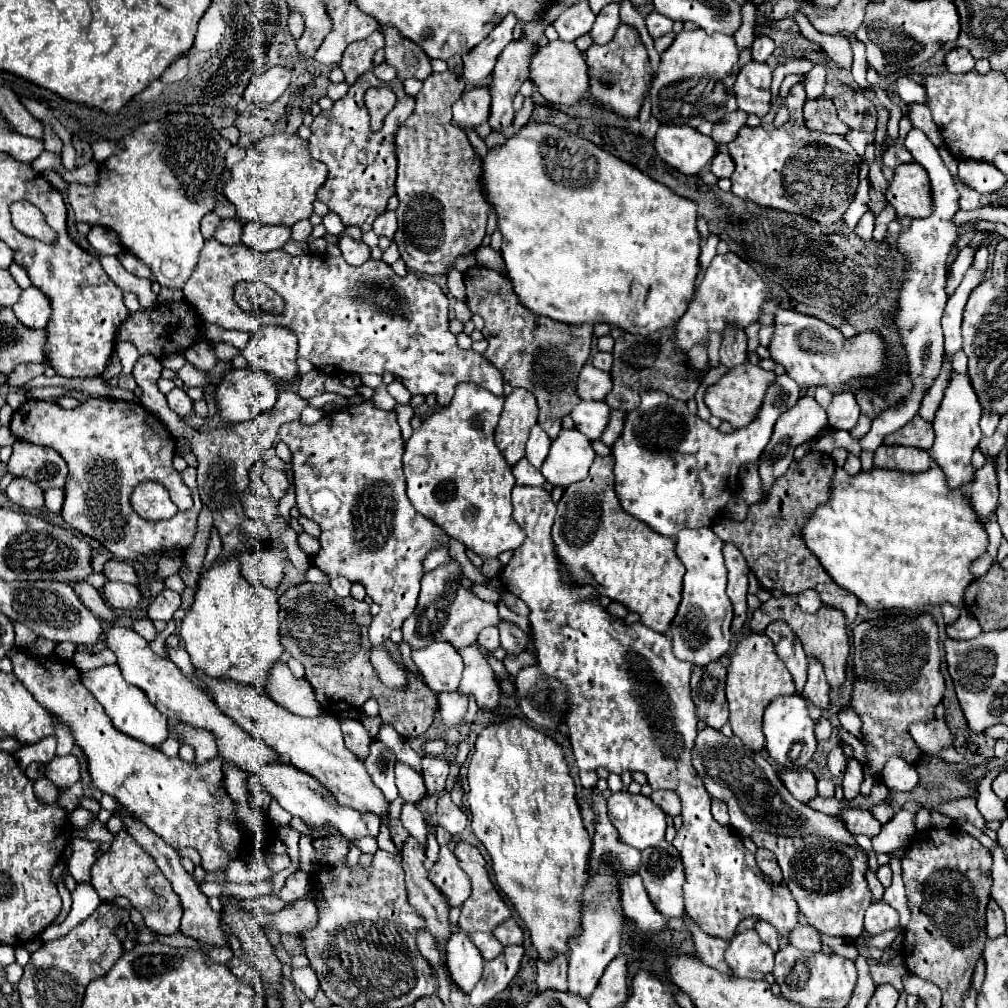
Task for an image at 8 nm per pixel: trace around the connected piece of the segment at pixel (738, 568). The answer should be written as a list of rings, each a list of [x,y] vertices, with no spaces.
[[[732,543],[724,545],[724,561],[728,569],[728,597],[732,599],[734,605],[734,621],[732,621],[732,633],[742,633],[742,627],[748,619],[748,563],[744,561],[744,555],[740,549]]]

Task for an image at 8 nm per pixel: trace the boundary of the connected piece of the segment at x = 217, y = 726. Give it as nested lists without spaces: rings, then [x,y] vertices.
[[[114,625],[112,629],[106,631],[104,641],[116,653],[118,667],[122,669],[124,679],[140,687],[148,695],[150,703],[160,713],[164,713],[170,721],[182,721],[192,727],[208,729],[216,737],[218,753],[222,759],[232,761],[236,767],[240,767],[246,773],[256,773],[260,765],[268,765],[268,761],[276,761],[278,753],[272,753],[272,749],[268,749],[264,741],[252,737],[250,733],[244,733],[244,729],[240,729],[228,715],[224,715],[216,707],[216,703],[180,671],[178,665],[174,665],[170,659],[160,659],[158,655],[154,655],[148,647],[148,641],[140,637],[136,631]]]

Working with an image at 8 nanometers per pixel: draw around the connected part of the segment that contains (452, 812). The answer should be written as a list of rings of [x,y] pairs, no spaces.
[[[450,792],[444,793],[436,803],[436,817],[438,817],[438,825],[444,827],[450,835],[462,833],[466,823],[468,823],[468,815],[452,803]]]

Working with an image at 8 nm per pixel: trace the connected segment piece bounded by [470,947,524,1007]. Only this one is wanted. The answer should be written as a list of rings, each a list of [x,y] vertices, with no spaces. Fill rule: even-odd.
[[[504,947],[504,951],[496,959],[486,961],[482,979],[470,991],[470,1003],[478,1007],[494,999],[498,993],[502,993],[516,977],[522,955],[524,955],[524,947]]]

